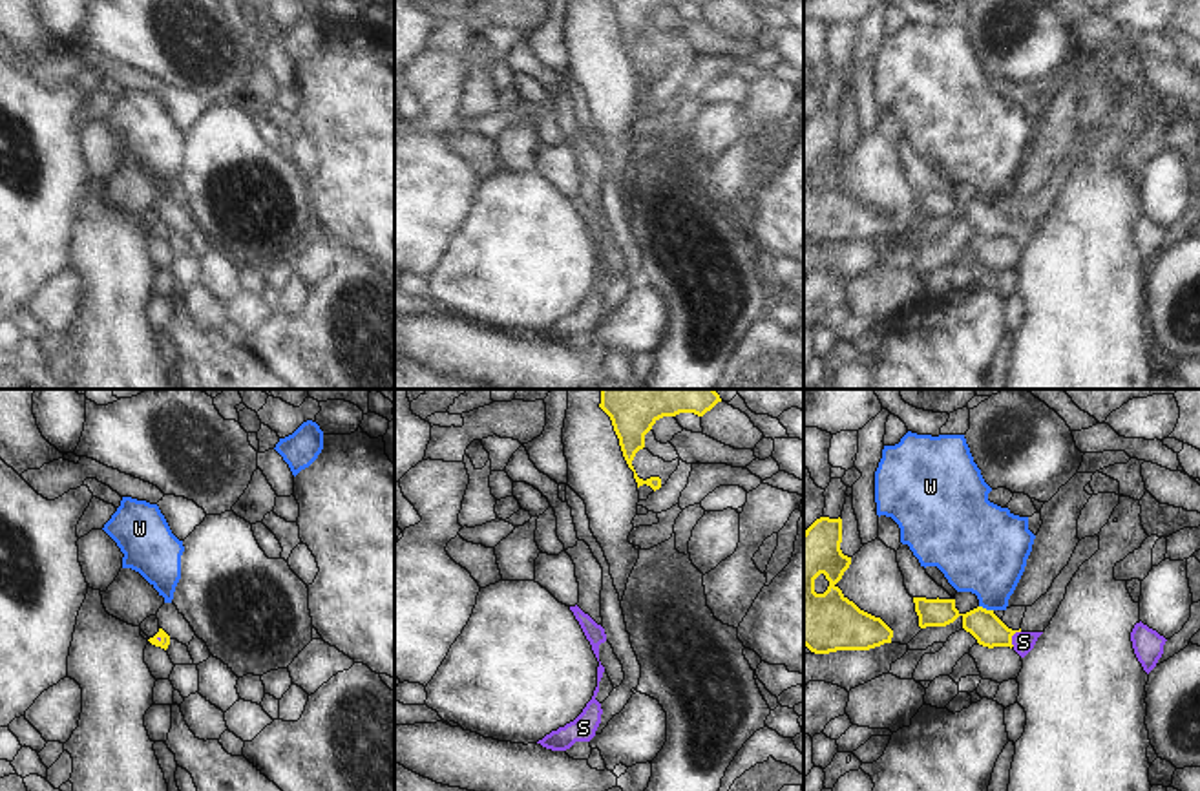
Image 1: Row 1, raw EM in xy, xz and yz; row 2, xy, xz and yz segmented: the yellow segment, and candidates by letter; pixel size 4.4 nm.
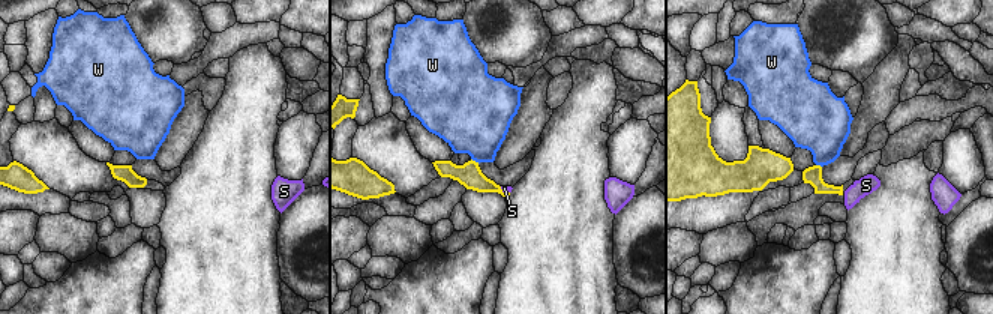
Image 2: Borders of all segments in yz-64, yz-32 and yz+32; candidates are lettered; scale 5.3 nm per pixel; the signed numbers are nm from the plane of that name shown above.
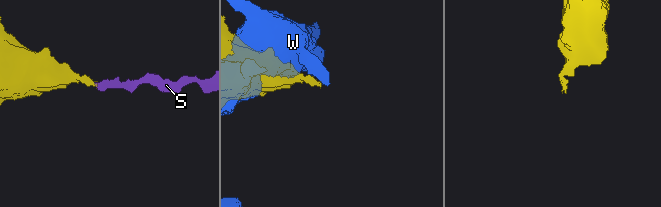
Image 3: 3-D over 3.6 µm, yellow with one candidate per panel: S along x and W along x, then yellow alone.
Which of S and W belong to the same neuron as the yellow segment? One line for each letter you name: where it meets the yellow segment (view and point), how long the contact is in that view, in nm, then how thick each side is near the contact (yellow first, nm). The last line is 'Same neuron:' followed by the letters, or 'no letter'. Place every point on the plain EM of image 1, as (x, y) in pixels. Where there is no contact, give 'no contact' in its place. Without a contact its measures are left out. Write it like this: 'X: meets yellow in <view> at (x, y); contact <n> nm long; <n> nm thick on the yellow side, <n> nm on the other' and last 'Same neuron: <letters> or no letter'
S: meets yellow in yz at (1010, 229); contact 80 nm long; 140 nm thick on the yellow side, 100 nm on the other
Same neuron: S

